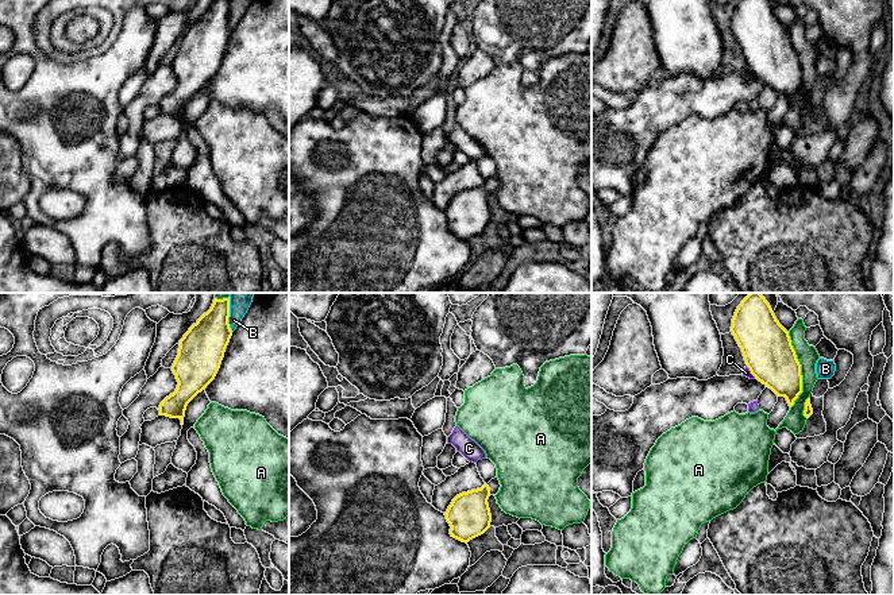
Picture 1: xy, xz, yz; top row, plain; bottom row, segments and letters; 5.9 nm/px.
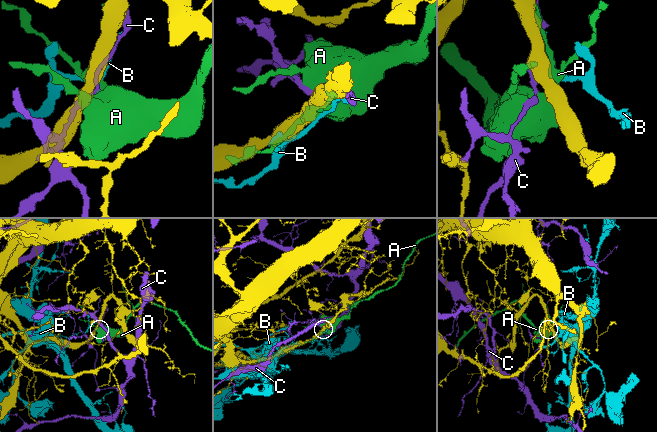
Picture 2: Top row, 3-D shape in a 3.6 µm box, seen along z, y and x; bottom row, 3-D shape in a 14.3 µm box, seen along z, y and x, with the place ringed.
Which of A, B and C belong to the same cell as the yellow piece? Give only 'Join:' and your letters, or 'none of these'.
Join: none of these

